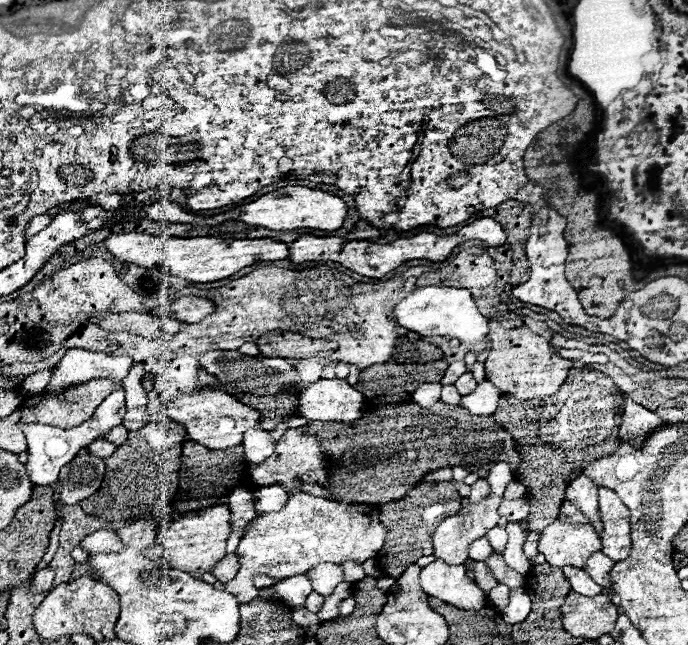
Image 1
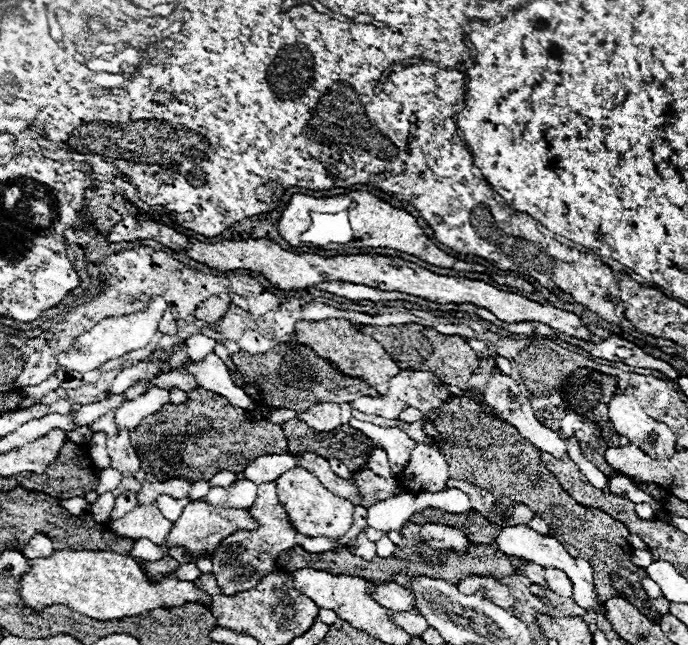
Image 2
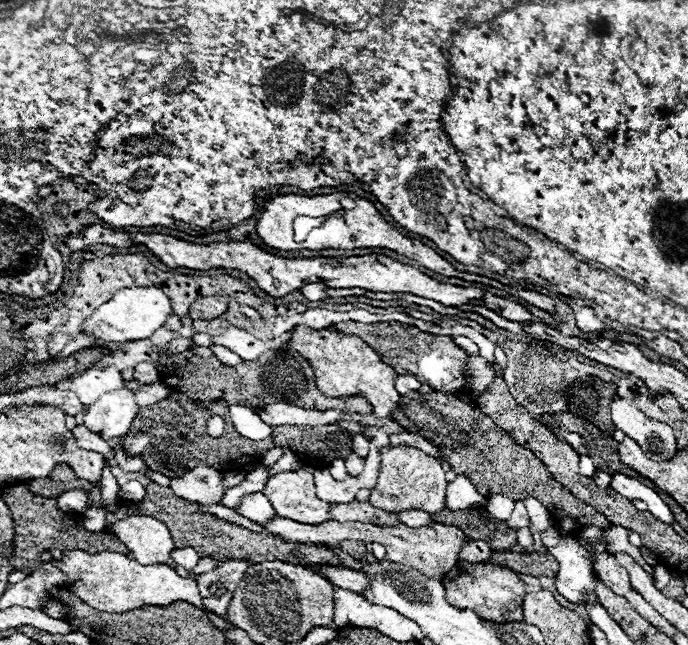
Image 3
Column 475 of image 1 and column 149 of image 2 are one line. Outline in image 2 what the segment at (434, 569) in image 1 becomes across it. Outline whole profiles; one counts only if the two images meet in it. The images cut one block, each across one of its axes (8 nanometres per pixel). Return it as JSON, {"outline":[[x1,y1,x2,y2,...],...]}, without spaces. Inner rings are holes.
{"outline":[[54,550,52,556,32,560,32,570,20,580,20,596,26,606,42,610,48,604,66,604,96,620,120,620,154,608,176,608,188,602,210,606,212,598,194,586,168,574,160,582,150,582,132,556,92,550]]}

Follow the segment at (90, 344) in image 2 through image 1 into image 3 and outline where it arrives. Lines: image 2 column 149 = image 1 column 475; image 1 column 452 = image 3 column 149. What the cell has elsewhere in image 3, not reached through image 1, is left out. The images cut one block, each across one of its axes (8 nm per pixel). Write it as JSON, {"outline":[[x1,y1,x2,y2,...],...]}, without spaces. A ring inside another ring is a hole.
{"outline":[[150,286,150,288,124,288,110,302,102,304,84,322,82,332,94,334,100,342,106,342,106,344,144,340,144,338,150,338,158,328,162,328,170,314,172,314,170,298,162,290,158,290,154,286]]}

